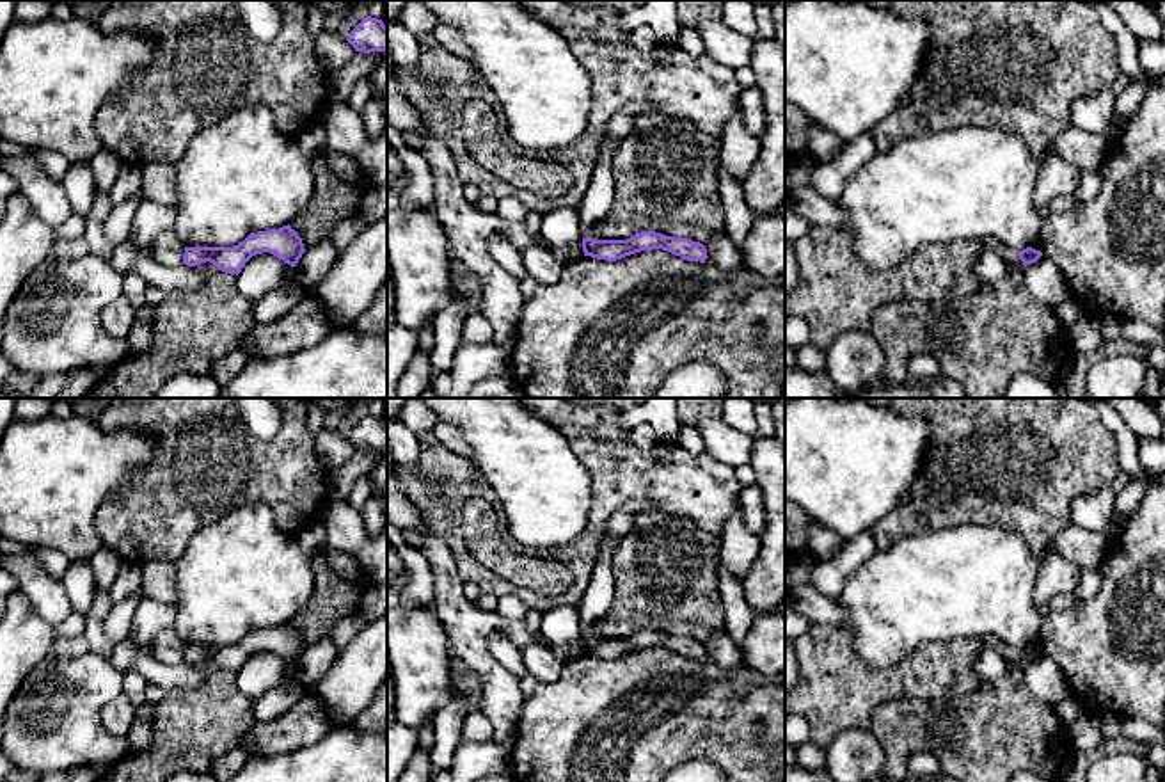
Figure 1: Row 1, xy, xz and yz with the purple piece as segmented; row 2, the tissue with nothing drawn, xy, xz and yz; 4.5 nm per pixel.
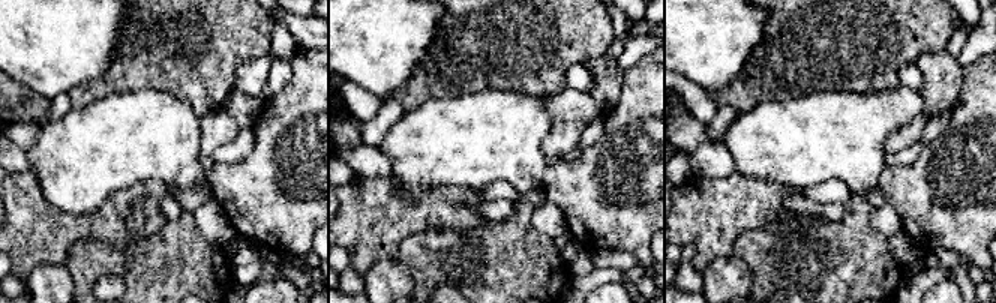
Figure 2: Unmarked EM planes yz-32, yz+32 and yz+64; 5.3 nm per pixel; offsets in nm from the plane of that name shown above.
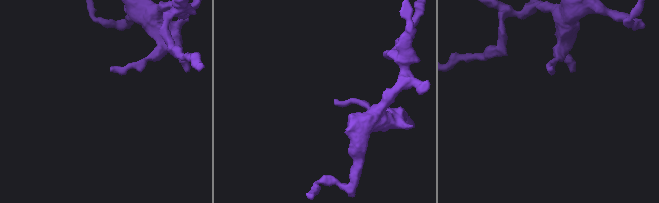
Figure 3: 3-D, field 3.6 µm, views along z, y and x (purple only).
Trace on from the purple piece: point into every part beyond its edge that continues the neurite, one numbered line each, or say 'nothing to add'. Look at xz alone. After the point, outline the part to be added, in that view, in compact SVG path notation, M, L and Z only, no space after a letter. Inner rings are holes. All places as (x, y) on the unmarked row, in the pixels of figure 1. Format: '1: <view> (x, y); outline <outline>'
nothing to add

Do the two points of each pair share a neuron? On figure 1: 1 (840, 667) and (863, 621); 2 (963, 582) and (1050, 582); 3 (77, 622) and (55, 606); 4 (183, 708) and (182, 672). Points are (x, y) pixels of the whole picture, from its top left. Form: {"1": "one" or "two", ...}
{"1": "two", "2": "two", "3": "two", "4": "two"}

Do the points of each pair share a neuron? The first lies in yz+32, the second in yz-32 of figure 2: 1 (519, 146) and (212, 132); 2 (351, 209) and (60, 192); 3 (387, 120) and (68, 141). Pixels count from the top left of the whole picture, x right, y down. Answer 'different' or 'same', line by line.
1: different
2: different
3: different

